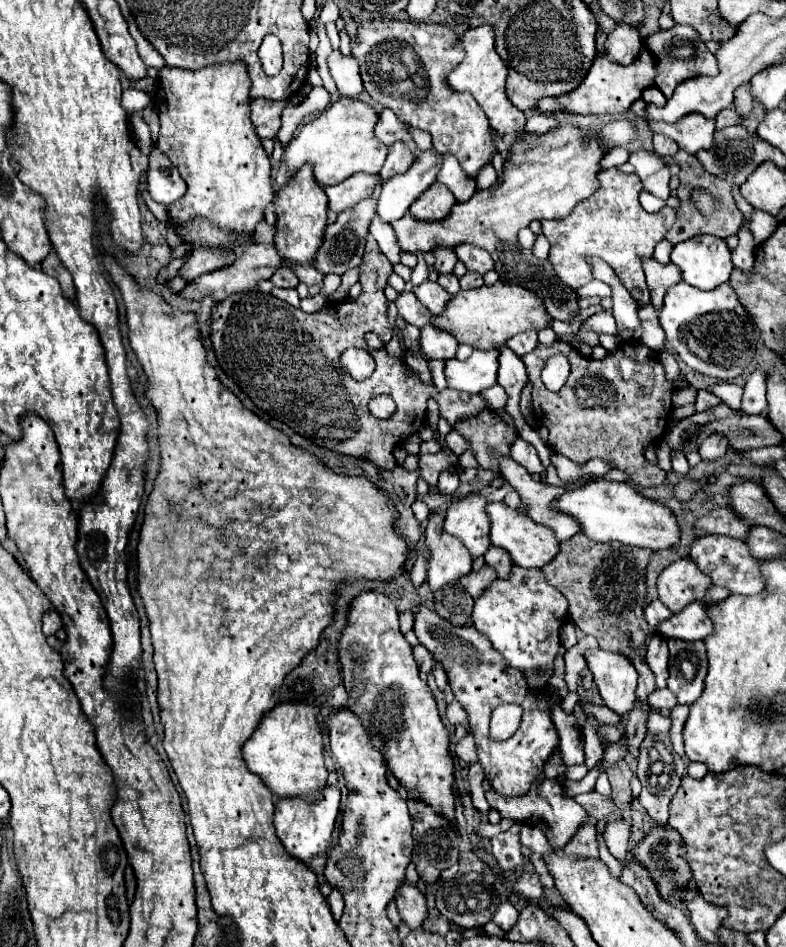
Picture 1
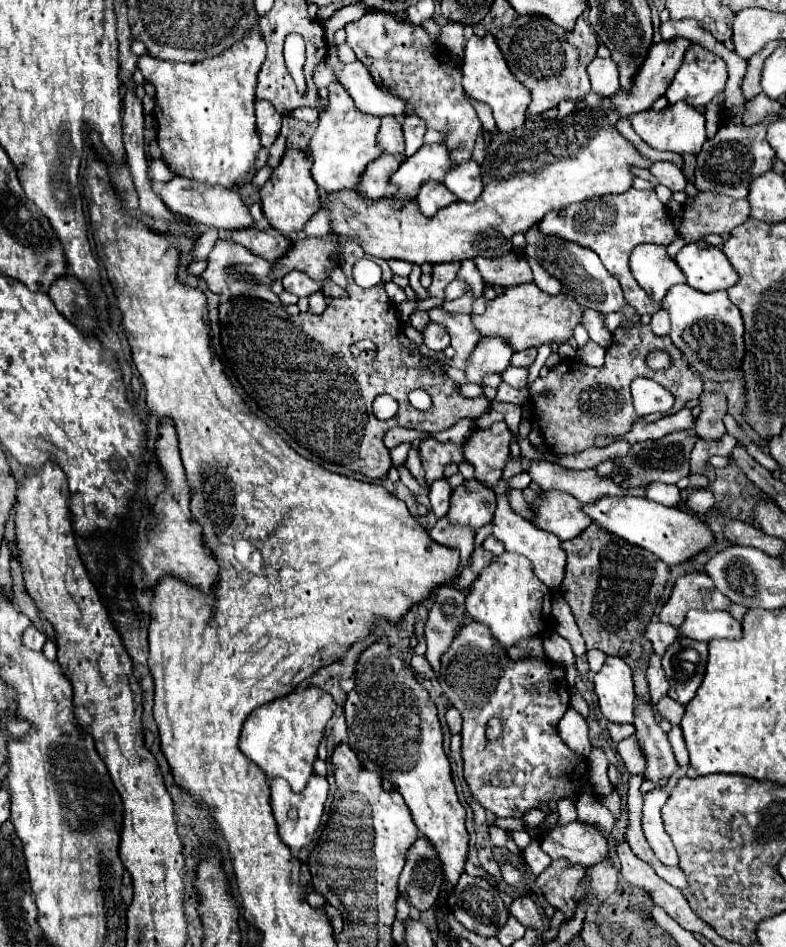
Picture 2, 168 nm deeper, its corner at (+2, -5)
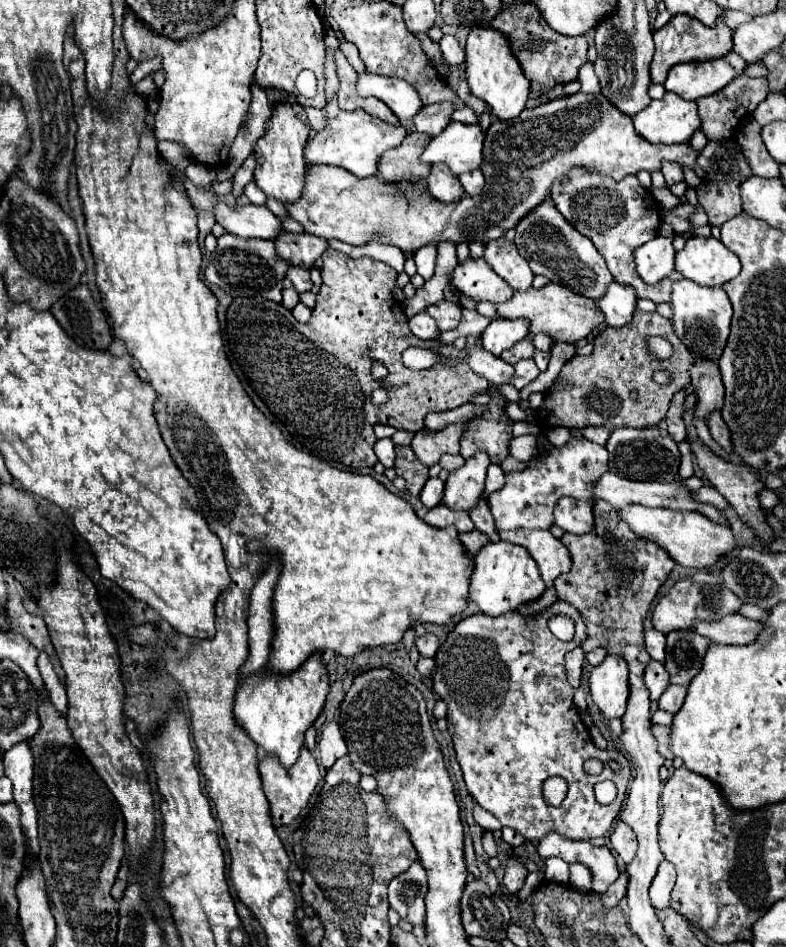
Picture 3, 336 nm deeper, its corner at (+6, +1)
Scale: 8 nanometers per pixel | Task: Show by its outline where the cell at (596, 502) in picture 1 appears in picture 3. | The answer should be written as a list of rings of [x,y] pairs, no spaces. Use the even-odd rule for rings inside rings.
[[[634,503],[634,505],[620,507],[618,513],[620,513],[620,519],[632,529],[634,535],[638,535],[640,539],[658,543],[682,567],[692,567],[692,569],[710,567],[716,563],[720,555],[730,553],[736,545],[734,535],[726,525],[718,525],[698,511],[676,511],[676,509],[666,509],[666,507],[652,509],[652,507]]]

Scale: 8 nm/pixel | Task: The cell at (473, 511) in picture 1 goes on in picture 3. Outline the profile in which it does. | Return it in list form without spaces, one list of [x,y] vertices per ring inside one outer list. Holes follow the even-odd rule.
[[[474,455],[474,459],[468,459],[464,463],[464,467],[452,471],[446,481],[442,503],[452,511],[470,511],[472,507],[476,507],[484,493],[488,465],[488,455]]]

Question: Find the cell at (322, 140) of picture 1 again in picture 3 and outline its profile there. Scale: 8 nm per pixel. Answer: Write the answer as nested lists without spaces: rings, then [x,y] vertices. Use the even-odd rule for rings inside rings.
[[[362,109],[340,111],[334,119],[326,119],[326,127],[308,141],[304,155],[308,165],[336,165],[356,177],[370,177],[376,173],[378,155],[386,149],[398,147],[404,137],[406,131],[402,127],[390,127],[388,123],[382,123]]]

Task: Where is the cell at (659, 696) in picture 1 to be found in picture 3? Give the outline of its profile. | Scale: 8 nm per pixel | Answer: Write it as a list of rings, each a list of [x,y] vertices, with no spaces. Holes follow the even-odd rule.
[[[670,685],[662,693],[662,697],[658,699],[658,709],[668,711],[668,713],[676,713],[682,707],[684,699],[686,699],[686,689],[684,687],[678,687],[678,685]]]

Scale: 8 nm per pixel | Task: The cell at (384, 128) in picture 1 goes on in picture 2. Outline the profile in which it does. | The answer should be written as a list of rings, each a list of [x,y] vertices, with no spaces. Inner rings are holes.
[[[408,115],[408,117],[404,117],[402,131],[404,131],[404,139],[406,139],[406,155],[410,157],[410,155],[416,153],[416,151],[422,147],[422,143],[424,143],[426,123],[424,123],[422,119],[418,119],[416,115]]]

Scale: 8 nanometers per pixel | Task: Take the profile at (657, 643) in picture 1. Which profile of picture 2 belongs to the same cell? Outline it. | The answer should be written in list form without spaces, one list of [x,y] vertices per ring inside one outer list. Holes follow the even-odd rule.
[[[654,653],[650,657],[650,667],[648,667],[648,685],[650,685],[650,697],[652,703],[656,705],[660,697],[666,697],[668,693],[668,681],[664,675],[664,669],[660,665],[660,657]]]

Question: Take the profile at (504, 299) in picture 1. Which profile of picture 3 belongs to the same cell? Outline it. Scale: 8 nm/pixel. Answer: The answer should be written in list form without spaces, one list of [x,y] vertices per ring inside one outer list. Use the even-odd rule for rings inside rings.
[[[548,283],[542,289],[526,289],[526,291],[514,291],[514,295],[506,301],[506,303],[498,303],[496,305],[496,317],[500,319],[528,319],[530,321],[530,335],[536,333],[544,333],[548,337],[552,337],[554,341],[562,341],[562,343],[576,343],[580,339],[584,339],[598,323],[604,321],[604,315],[600,313],[596,301],[574,295],[574,291],[562,287],[562,285],[554,285]]]

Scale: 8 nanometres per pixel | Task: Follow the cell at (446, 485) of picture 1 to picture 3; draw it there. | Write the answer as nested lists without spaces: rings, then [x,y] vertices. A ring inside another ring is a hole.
[[[434,477],[434,479],[426,481],[426,485],[424,485],[422,493],[420,493],[420,499],[428,509],[432,509],[432,507],[442,503],[442,495],[444,495],[444,481]]]

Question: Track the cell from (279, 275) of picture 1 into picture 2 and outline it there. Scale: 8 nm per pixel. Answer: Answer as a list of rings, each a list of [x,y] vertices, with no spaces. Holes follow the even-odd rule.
[[[302,271],[286,273],[286,277],[282,277],[282,285],[284,285],[286,291],[290,291],[290,293],[294,293],[298,297],[310,297],[312,293],[322,291],[322,285],[318,285],[318,281],[310,279]]]

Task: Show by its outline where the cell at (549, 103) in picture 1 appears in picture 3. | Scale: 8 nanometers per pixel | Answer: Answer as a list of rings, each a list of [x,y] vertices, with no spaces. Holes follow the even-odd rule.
[[[676,93],[652,101],[634,117],[634,129],[650,143],[688,143],[700,129],[700,117],[694,101],[686,101]]]

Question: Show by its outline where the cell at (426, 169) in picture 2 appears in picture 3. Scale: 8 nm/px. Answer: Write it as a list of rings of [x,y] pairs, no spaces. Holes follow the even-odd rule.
[[[450,123],[440,135],[432,137],[420,155],[422,163],[444,163],[452,175],[478,169],[482,163],[484,133],[480,125]]]

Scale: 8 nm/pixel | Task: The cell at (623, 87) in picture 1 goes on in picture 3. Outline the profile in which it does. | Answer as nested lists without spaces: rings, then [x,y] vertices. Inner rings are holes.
[[[674,15],[662,29],[654,31],[654,43],[656,43],[656,53],[650,63],[650,79],[652,79],[652,83],[664,83],[668,71],[676,63],[716,59],[716,57],[726,55],[726,51],[732,49],[732,29],[724,25],[722,17],[718,19],[716,27],[706,27],[694,17]]]

